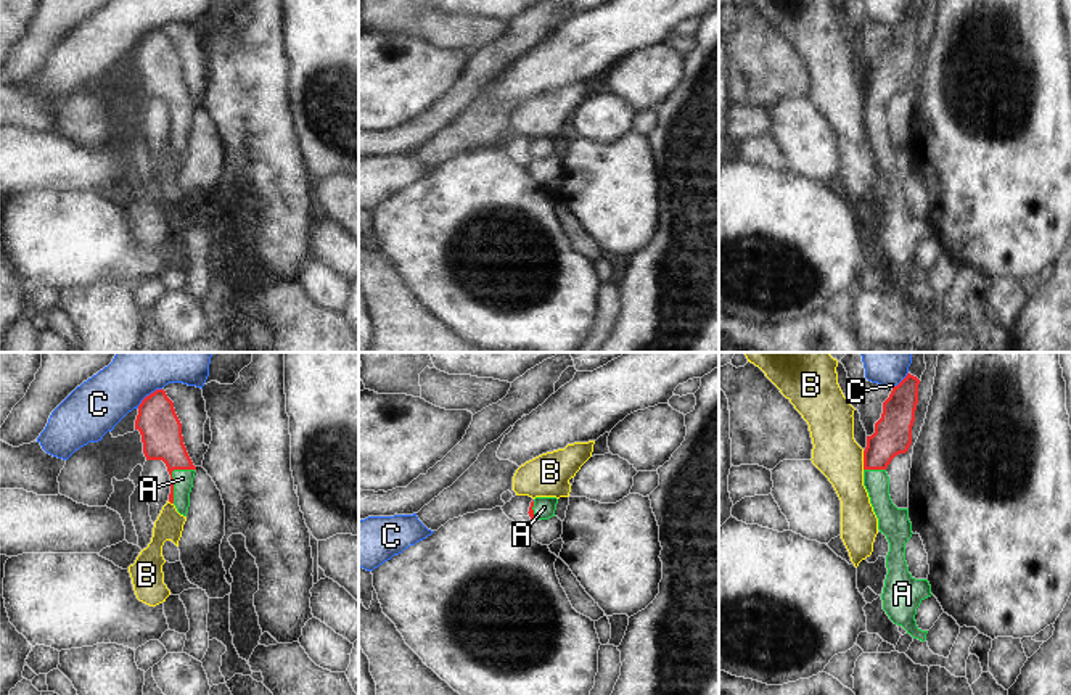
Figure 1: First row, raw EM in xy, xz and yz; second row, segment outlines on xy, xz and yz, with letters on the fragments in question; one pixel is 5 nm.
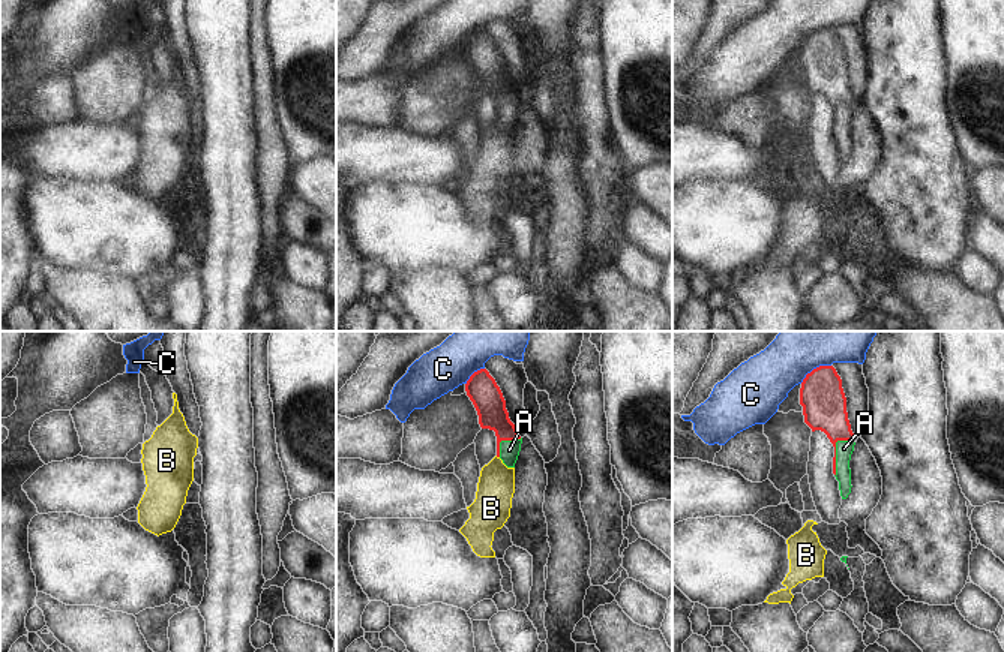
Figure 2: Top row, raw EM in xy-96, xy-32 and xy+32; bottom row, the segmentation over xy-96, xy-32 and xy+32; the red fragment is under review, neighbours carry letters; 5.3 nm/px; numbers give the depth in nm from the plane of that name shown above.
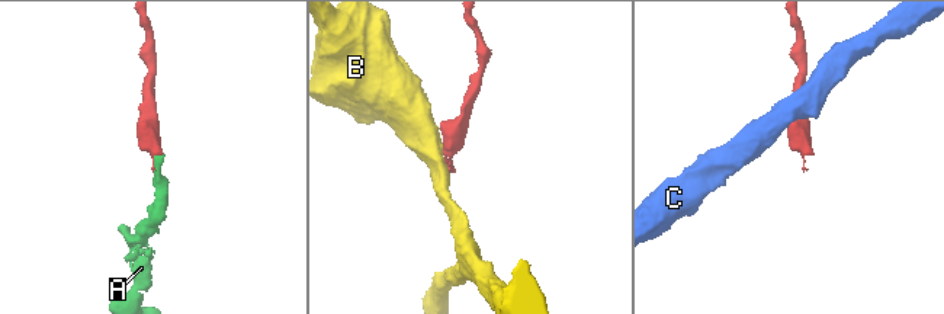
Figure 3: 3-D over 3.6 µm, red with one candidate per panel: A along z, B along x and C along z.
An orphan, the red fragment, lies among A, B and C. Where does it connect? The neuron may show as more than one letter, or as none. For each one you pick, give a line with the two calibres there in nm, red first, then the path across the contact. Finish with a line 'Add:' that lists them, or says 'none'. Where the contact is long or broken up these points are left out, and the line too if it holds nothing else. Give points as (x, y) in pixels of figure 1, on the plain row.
A: 200/100 nm | across xy (161, 69), (172, 90), (171, 116), (182, 118)
Add: A

